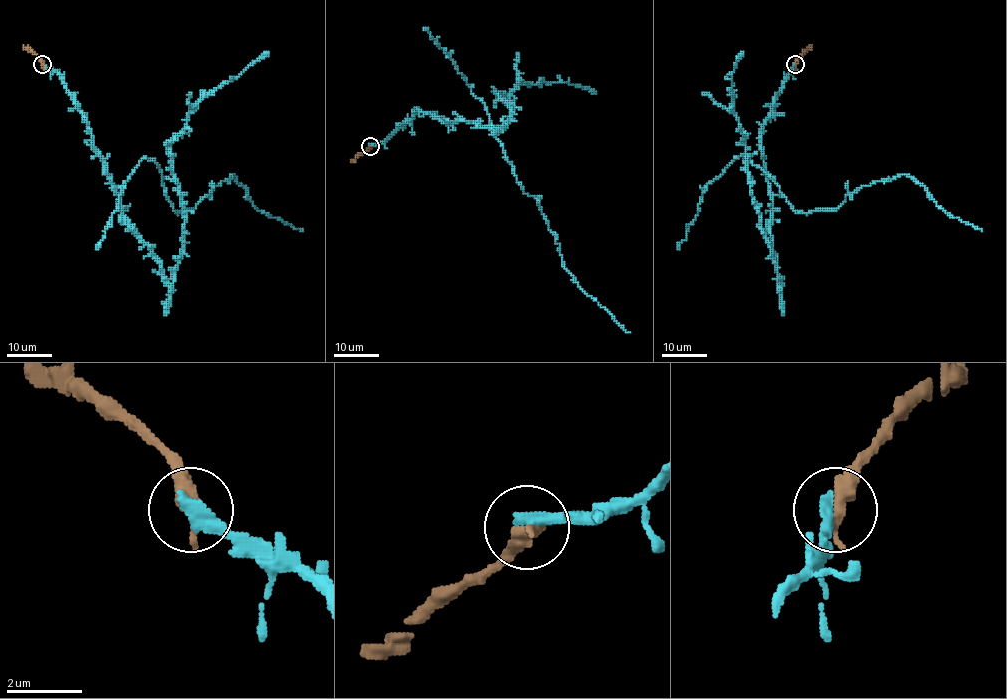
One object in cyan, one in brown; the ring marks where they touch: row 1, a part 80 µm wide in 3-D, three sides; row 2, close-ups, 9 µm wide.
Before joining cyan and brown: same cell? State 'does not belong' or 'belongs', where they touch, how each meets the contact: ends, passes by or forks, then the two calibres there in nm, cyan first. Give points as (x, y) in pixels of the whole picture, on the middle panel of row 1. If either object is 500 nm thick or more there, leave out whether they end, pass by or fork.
belongs | (370, 146) | 460/500 nm

